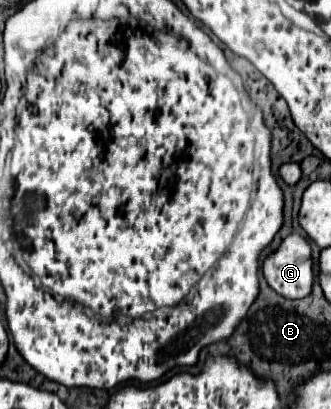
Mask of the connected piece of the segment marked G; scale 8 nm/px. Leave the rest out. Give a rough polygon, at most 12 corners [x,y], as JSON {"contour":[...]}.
{"contour":[[296,232],[262,264],[284,298],[312,290],[310,244]]}

